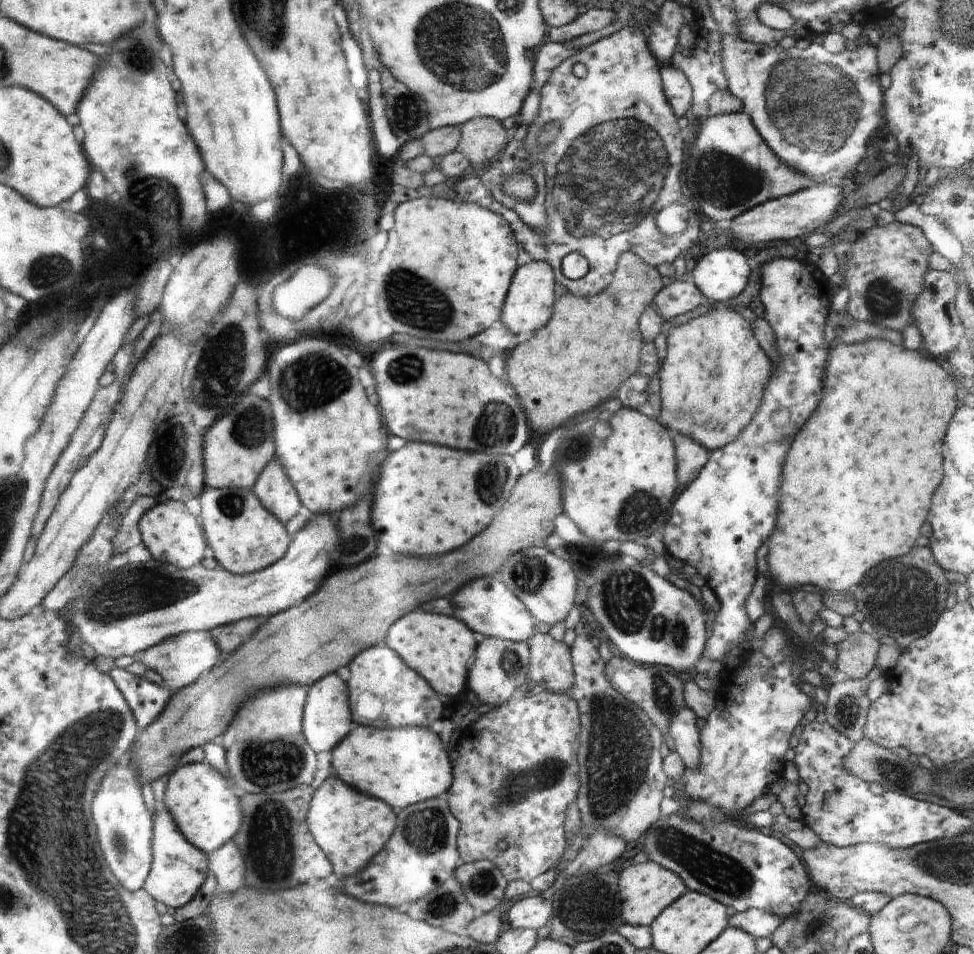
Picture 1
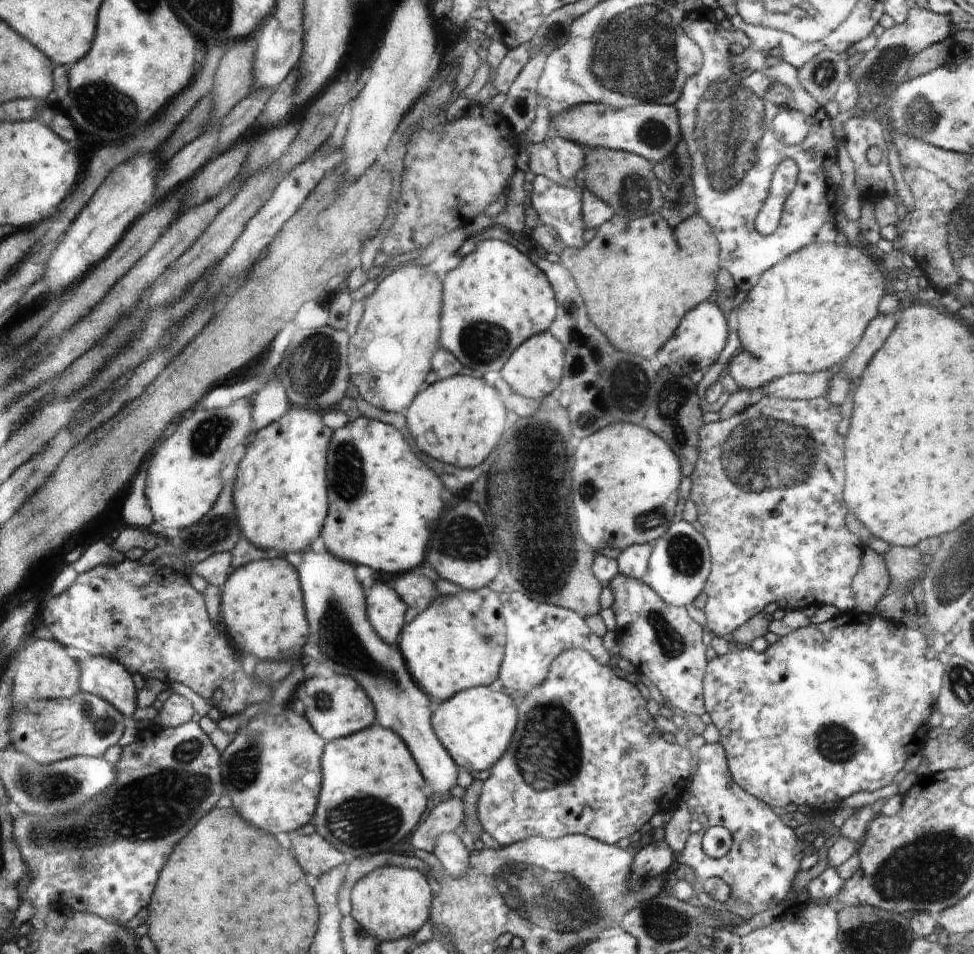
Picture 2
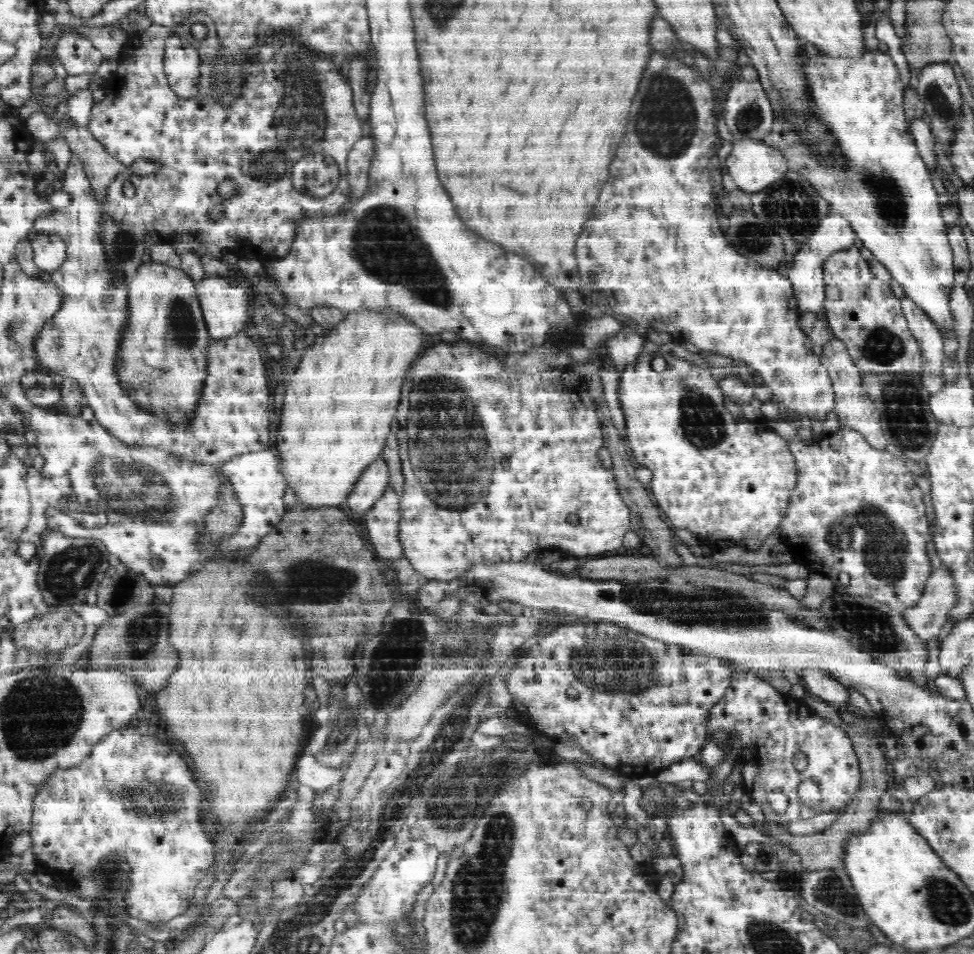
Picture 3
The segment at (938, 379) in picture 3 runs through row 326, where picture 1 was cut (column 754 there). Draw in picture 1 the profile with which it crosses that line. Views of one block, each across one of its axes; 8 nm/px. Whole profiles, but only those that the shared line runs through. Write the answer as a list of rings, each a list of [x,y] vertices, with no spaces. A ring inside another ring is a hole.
[[[748,909],[729,916],[729,927],[742,929],[756,938],[769,937],[781,923],[776,915],[762,909]]]

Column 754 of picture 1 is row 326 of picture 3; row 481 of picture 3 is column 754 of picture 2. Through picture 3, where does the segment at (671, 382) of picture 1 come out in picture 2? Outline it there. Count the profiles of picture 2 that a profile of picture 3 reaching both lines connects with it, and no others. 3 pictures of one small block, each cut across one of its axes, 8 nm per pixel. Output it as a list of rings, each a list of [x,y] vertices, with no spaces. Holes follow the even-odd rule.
[[[839,240],[832,244],[812,244],[805,246],[796,252],[786,257],[784,261],[777,262],[772,269],[769,269],[758,281],[756,286],[753,286],[752,290],[749,290],[746,300],[740,304],[738,312],[733,316],[733,327],[738,332],[738,338],[740,338],[740,344],[744,348],[744,352],[738,354],[738,356],[732,357],[728,363],[726,372],[734,378],[736,384],[740,389],[757,389],[764,387],[767,383],[770,383],[776,376],[781,377],[782,374],[790,374],[790,372],[804,372],[804,374],[810,374],[810,372],[820,372],[820,370],[828,370],[830,366],[838,364],[840,360],[845,360],[846,356],[856,349],[856,344],[860,342],[868,322],[876,316],[876,306],[884,294],[884,280],[882,280],[882,272],[878,276],[878,266],[864,254],[860,252],[858,248],[859,243],[849,243],[844,240]]]

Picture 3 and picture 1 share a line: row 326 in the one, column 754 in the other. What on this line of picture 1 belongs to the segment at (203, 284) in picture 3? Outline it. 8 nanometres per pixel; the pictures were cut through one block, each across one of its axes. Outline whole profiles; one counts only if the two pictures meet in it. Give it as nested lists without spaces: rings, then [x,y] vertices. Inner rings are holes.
[[[826,182],[814,184],[812,187],[806,187],[805,189],[799,190],[796,193],[792,193],[777,199],[772,199],[763,202],[761,205],[756,205],[753,209],[750,209],[746,213],[742,213],[740,216],[732,220],[731,228],[738,234],[739,239],[746,242],[746,245],[754,242],[770,242],[770,240],[794,240],[794,238],[800,238],[800,236],[806,236],[810,234],[812,230],[816,228],[822,228],[826,226],[838,212],[838,208],[844,204],[846,196],[844,196],[844,185],[845,182]]]

